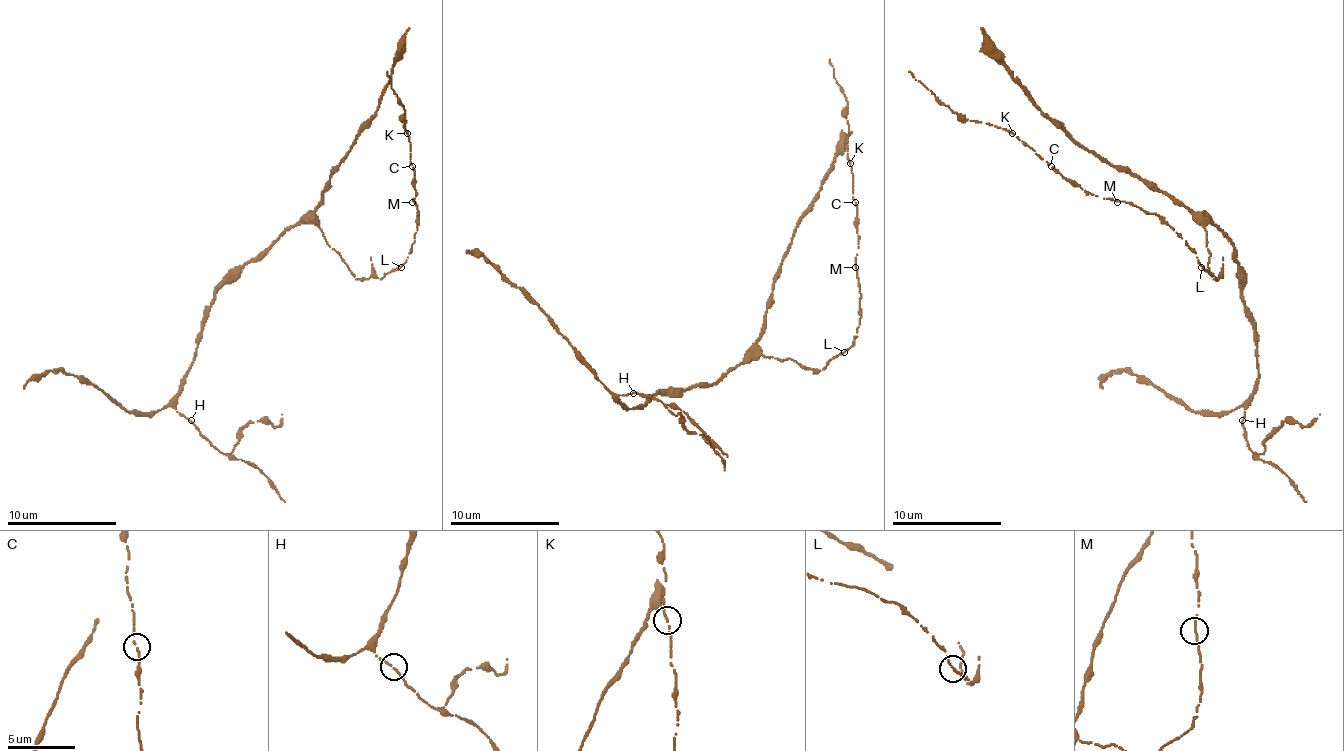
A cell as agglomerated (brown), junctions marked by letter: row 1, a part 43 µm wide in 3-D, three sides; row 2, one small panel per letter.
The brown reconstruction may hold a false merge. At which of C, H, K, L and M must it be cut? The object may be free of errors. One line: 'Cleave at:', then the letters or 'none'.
Cleave at: none

